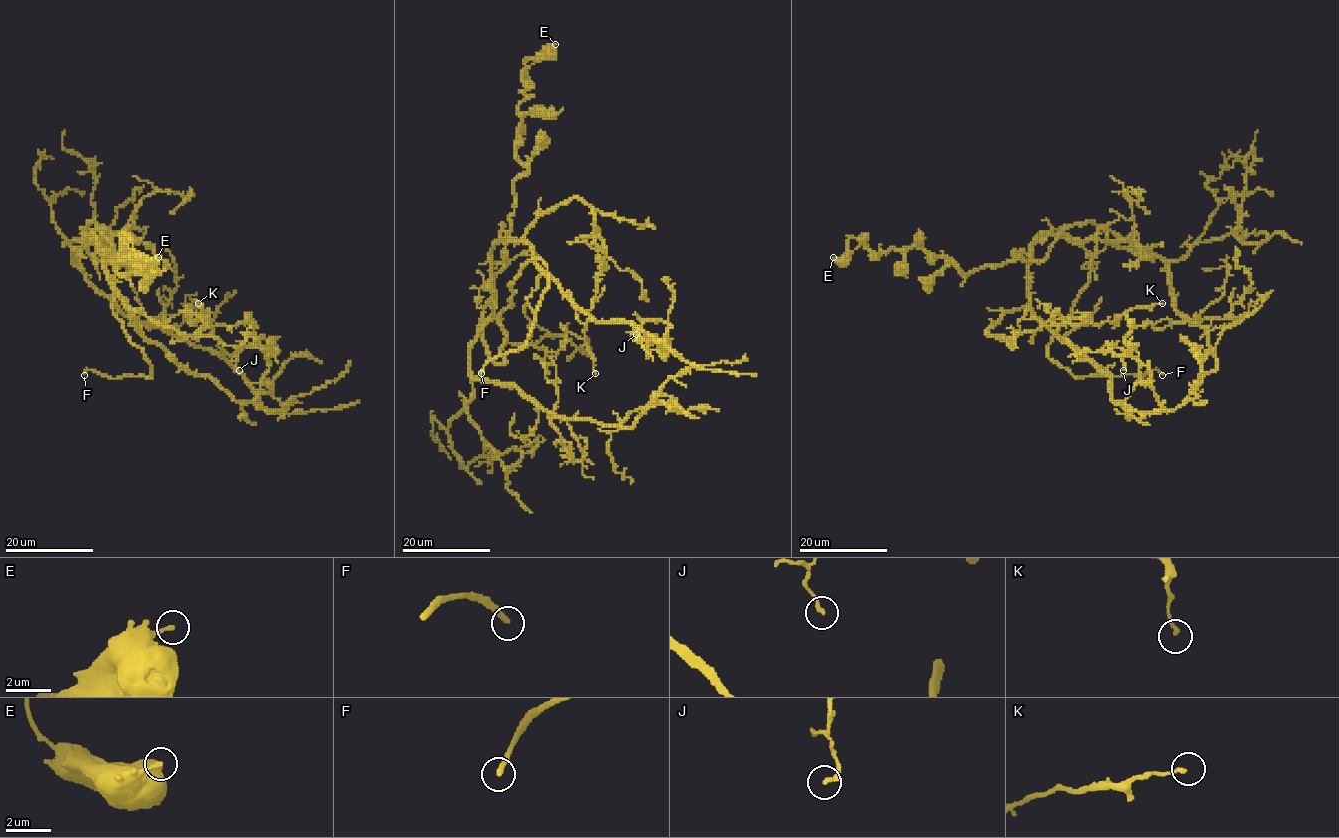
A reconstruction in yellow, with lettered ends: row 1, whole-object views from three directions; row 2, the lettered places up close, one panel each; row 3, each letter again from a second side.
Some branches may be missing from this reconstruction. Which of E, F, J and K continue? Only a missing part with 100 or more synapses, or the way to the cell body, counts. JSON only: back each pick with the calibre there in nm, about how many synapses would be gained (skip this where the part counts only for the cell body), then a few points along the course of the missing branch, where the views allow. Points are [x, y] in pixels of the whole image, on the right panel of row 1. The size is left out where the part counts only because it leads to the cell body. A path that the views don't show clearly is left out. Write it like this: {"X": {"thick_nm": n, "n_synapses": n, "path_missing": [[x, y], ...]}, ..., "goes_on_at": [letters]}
{"F": {"thick_nm": 240}, "goes_on_at": ["F"]}

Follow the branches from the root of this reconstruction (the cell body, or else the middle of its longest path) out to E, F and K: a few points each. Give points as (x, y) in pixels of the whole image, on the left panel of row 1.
E: (98, 240), (106, 260), (88, 252), (91, 222), (121, 274), (128, 237), (158, 257)
F: (98, 240), (102, 226), (115, 258), (113, 314), (150, 362), (151, 376), (110, 378), (91, 369), (84, 375)
K: (98, 240), (93, 233), (110, 287), (129, 307), (197, 338), (207, 323), (189, 322), (187, 311), (198, 303)

